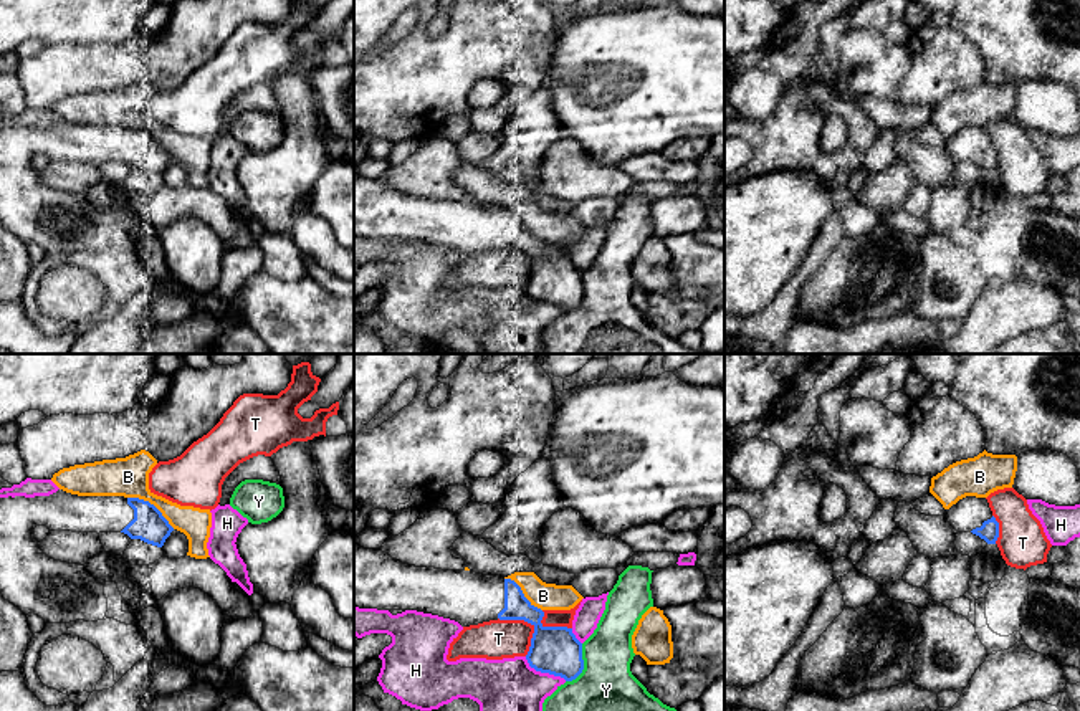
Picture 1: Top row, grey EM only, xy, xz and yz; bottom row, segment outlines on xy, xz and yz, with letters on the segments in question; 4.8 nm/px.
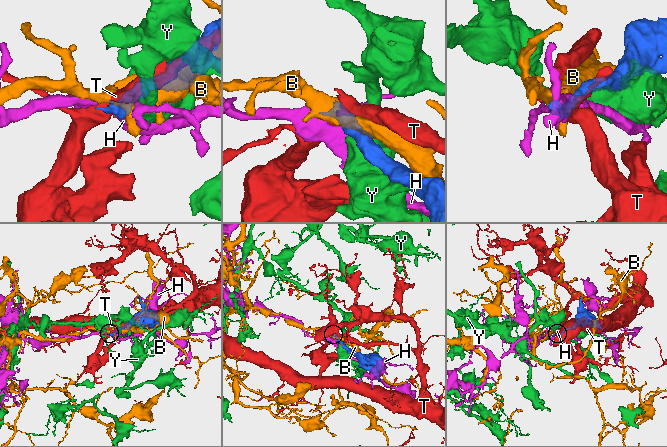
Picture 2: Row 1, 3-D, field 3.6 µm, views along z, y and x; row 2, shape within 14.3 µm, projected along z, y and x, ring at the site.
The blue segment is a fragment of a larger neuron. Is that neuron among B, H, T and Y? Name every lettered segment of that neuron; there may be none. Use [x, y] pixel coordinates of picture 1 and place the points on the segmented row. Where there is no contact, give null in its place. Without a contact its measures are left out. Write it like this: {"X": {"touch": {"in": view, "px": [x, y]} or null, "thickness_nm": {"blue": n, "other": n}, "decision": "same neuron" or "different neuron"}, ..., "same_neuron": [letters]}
{"B": {"touch": {"in": "xy", "px": [152, 505]}, "thickness_nm": {"blue": 160, "other": 190}, "decision": "different neuron"}, "H": {"touch": {"in": "xz", "px": [544, 672]}, "thickness_nm": {"blue": 240, "other": 260}, "decision": "different neuron"}, "T": {"touch": {"in": "xz", "px": [530, 622]}, "thickness_nm": {"blue": 240, "other": 190}, "decision": "different neuron"}, "Y": {"touch": {"in": "xz", "px": [583, 665]}, "thickness_nm": {"blue": 240, "other": 260}, "decision": "different neuron"}, "same_neuron": []}

